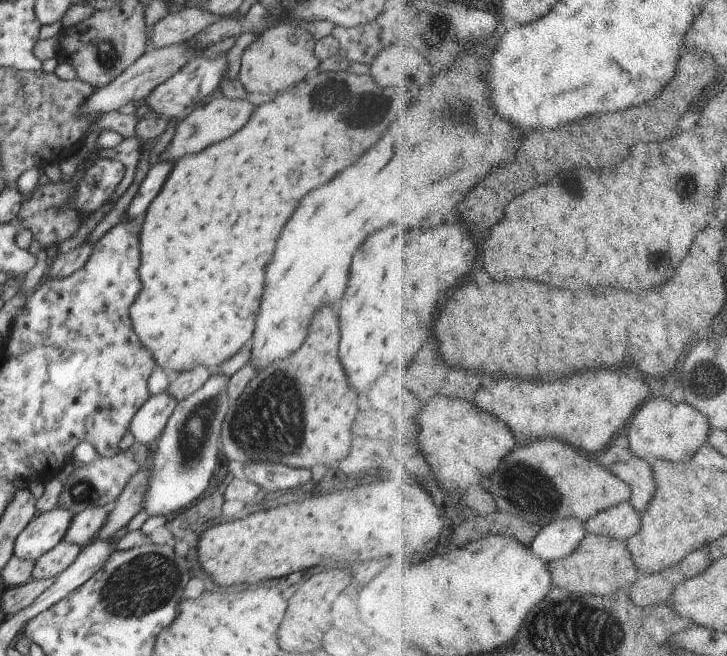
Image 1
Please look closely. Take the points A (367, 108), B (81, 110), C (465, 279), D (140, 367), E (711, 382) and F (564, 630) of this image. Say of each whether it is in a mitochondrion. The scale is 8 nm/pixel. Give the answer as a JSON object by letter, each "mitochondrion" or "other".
{"A":"mitochondrion","B":"other","C":"other","D":"other","E":"mitochondrion","F":"mitochondrion"}

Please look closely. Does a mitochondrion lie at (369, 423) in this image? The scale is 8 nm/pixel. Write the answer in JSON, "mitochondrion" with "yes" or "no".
{"mitochondrion":"no"}

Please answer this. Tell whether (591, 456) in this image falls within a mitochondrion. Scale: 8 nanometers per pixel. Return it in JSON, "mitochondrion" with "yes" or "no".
{"mitochondrion":"no"}

